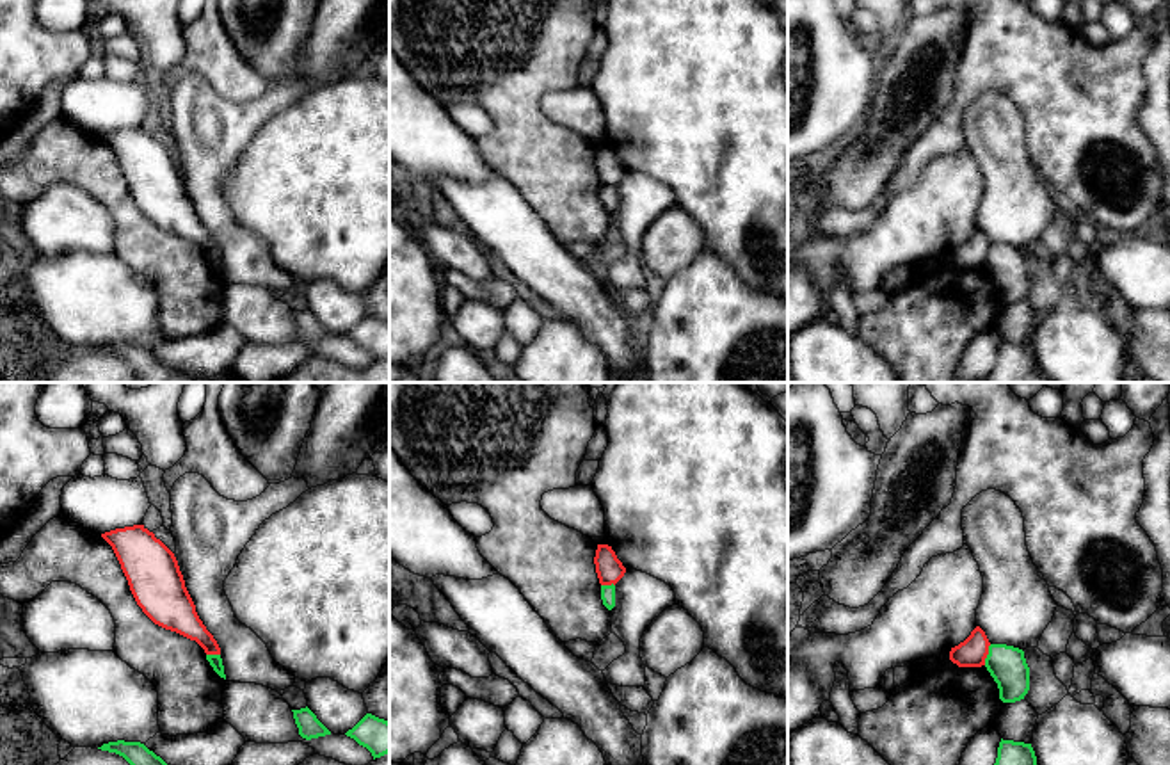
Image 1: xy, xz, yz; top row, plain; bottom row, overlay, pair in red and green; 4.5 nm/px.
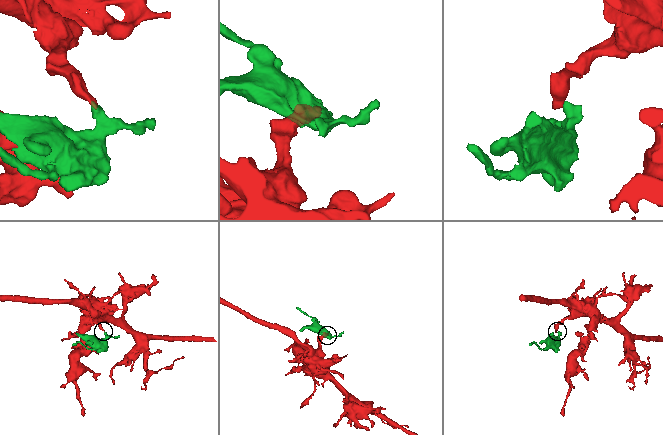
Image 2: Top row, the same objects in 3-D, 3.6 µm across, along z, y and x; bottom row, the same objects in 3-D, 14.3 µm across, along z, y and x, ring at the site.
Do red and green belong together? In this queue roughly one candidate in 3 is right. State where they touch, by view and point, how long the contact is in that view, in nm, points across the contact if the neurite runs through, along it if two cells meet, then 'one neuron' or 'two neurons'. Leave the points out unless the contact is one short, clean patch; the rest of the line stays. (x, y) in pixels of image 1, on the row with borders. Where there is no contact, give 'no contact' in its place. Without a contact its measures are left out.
yz (985, 655) | 100 nm | along yz (991, 644), (984, 664) | two neurons

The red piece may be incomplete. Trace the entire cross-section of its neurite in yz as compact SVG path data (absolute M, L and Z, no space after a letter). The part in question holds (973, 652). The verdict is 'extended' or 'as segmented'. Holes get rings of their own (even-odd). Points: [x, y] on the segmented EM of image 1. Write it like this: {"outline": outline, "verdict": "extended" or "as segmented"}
{"outline": "M976 626L964 642L951 648L950 660L958 667L982 667L985 665L989 646L985 632Z", "verdict": "as segmented"}

